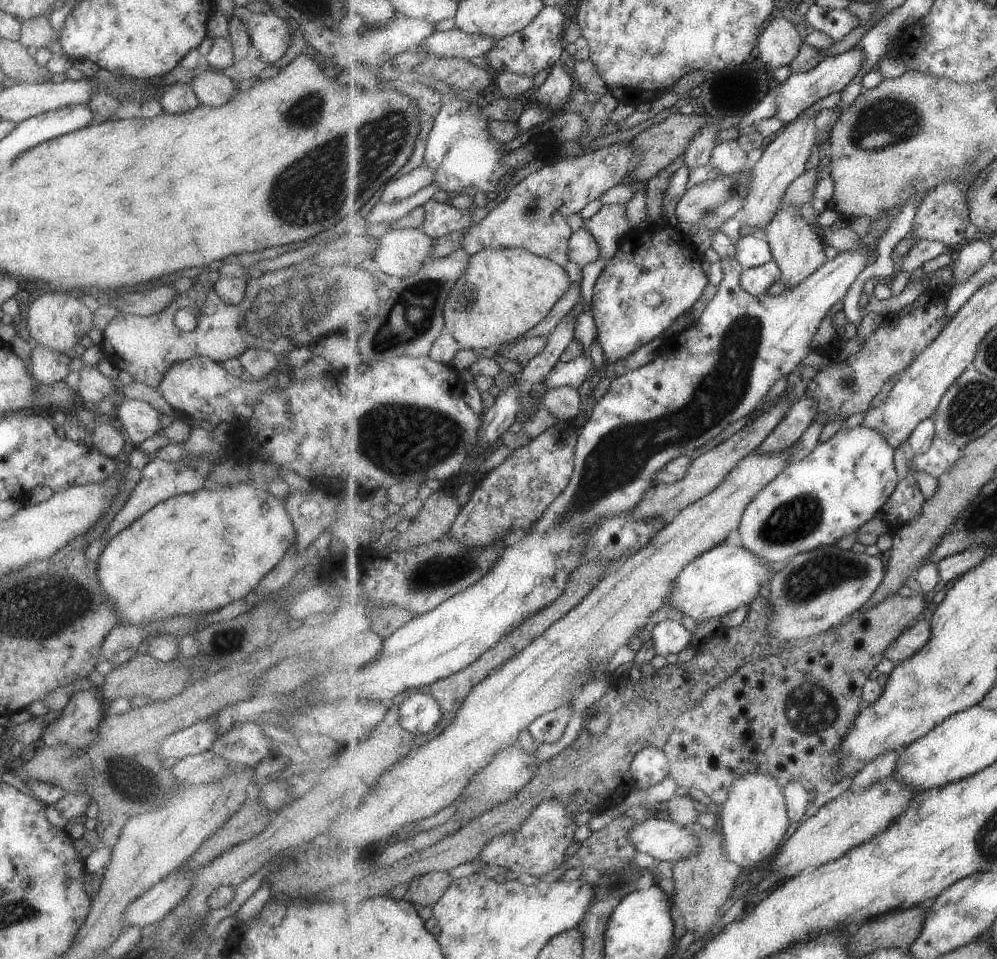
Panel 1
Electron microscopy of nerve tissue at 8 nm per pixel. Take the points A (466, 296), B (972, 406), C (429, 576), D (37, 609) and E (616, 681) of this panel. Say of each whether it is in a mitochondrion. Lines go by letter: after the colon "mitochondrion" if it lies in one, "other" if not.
A: mitochondrion
B: mitochondrion
C: mitochondrion
D: mitochondrion
E: other

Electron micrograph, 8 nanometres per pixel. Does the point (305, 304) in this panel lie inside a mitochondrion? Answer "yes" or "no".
yes

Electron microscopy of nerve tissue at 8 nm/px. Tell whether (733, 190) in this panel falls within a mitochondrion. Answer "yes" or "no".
yes

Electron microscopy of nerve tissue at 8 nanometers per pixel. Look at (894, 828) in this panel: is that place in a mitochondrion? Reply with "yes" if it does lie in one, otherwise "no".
no

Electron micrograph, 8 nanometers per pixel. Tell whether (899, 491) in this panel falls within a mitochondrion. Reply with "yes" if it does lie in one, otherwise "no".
no

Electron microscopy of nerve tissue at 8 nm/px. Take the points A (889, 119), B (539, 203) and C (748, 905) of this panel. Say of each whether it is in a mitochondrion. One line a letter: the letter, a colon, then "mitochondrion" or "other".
A: mitochondrion
B: mitochondrion
C: other

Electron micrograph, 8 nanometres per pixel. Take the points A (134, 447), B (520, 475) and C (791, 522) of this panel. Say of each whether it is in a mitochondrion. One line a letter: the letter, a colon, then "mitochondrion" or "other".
A: other
B: other
C: mitochondrion

